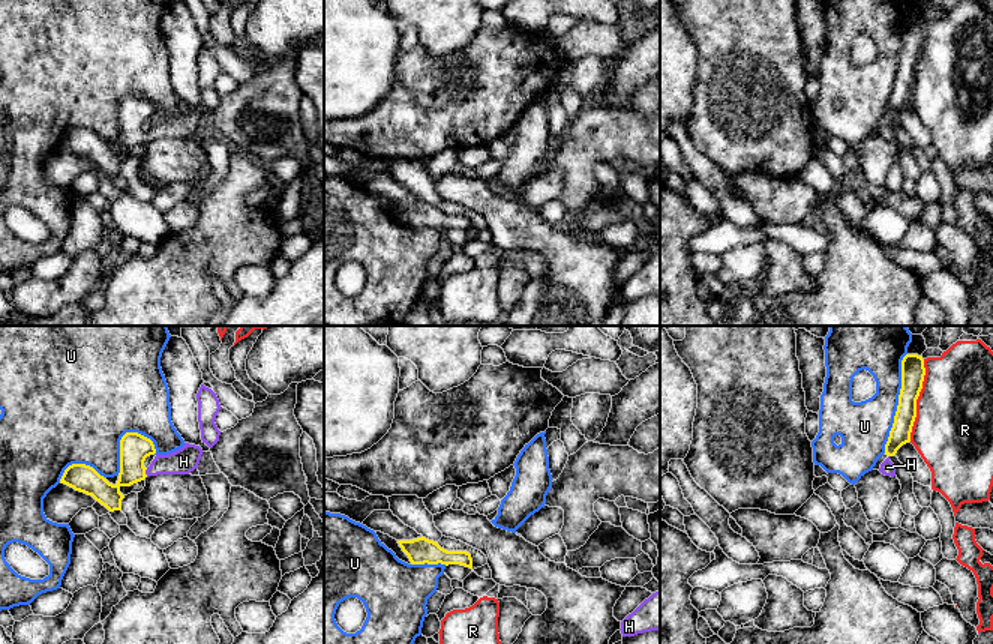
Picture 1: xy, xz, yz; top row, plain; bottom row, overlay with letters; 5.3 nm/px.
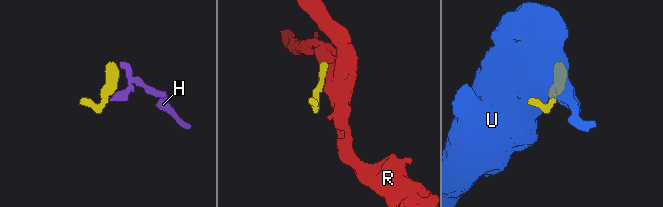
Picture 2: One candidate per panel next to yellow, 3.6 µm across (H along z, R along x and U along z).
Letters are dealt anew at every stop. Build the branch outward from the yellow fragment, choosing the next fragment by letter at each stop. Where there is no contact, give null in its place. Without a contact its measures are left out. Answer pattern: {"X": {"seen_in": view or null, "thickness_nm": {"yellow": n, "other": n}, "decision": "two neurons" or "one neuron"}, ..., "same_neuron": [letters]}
{"H": {"seen_in": "xy", "thickness_nm": {"yellow": 160, "other": 140}, "decision": "one neuron"}, "R": {"seen_in": "yz", "thickness_nm": {"yellow": 130, "other": 420}, "decision": "two neurons"}, "U": {"seen_in": "yz", "thickness_nm": {"yellow": 130, "other": 280}, "decision": "two neurons"}, "same_neuron": ["H"]}

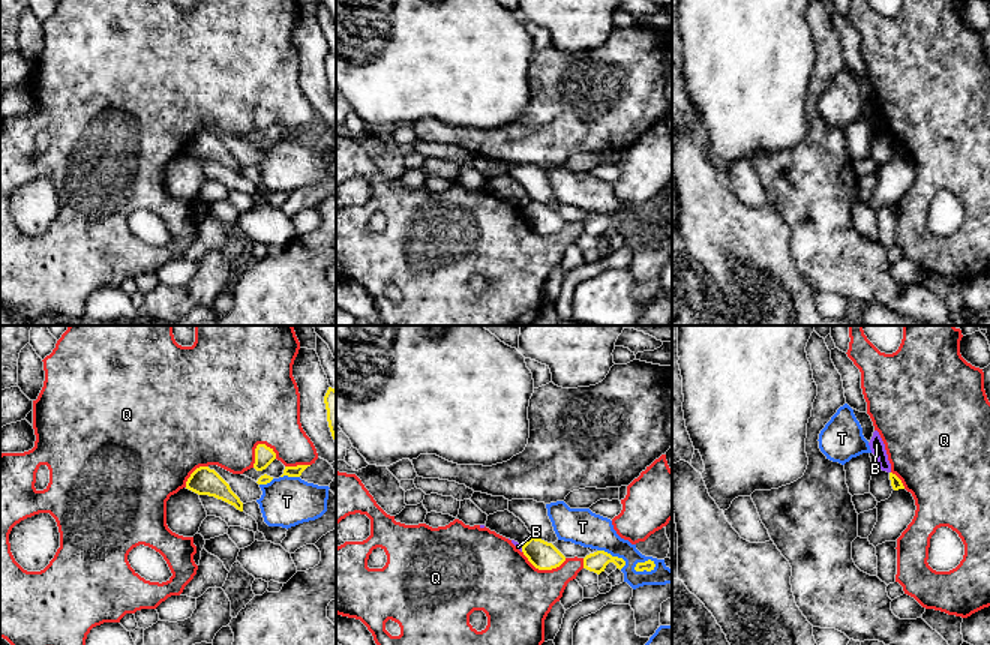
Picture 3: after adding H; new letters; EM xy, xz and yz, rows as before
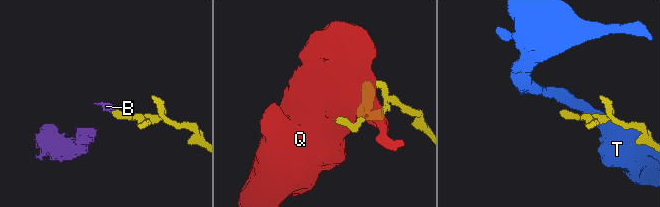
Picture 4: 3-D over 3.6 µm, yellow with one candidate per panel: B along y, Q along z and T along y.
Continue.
{"B": {"seen_in": "xz", "thickness_nm": {"yellow": 150, "other": 30}, "decision": "two neurons"}, "Q": {"seen_in": "xz", "thickness_nm": {"yellow": 150, "other": 380}, "decision": "two neurons"}, "T": {"seen_in": "xz", "thickness_nm": {"yellow": 60, "other": 120}, "decision": "two neurons"}, "same_neuron": []}

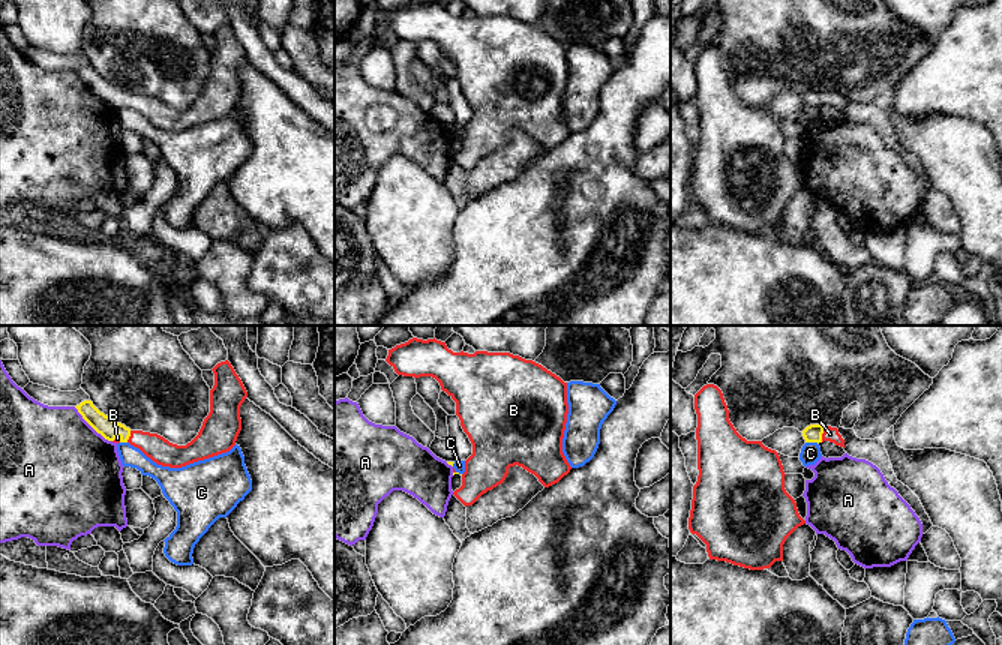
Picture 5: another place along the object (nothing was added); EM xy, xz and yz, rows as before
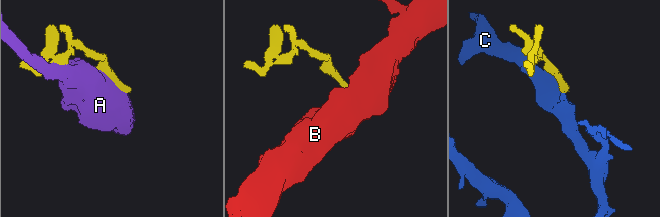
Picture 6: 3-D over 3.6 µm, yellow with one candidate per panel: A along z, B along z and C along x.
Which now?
{"A": {"seen_in": "xy", "thickness_nm": {"yellow": 110, "other": 500}, "decision": "two neurons"}, "B": {"seen_in": "yz", "thickness_nm": {"yellow": 100, "other": 80}, "decision": "one neuron"}, "C": {"seen_in": "yz", "thickness_nm": {"yellow": 100, "other": 110}, "decision": "two neurons"}, "same_neuron": ["B"]}

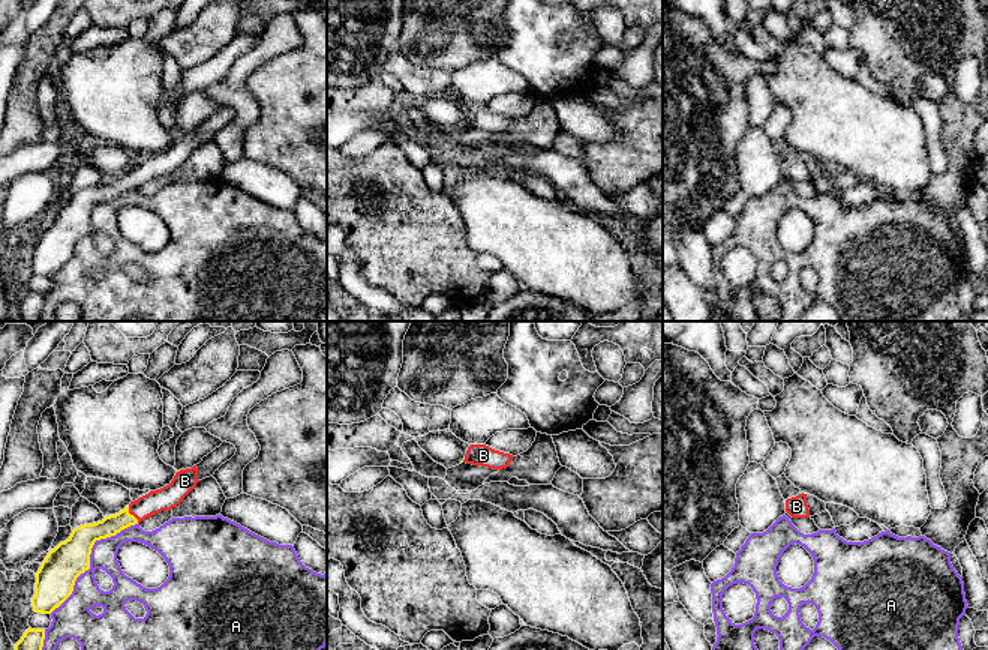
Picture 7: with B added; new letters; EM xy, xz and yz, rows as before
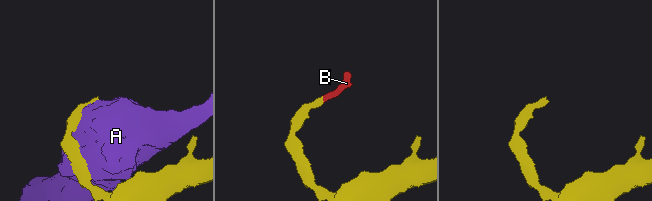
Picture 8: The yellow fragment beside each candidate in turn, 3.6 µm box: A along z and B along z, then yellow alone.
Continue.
{"A": {"seen_in": "xy", "thickness_nm": {"yellow": 200, "other": 150}, "decision": "two neurons"}, "B": {"seen_in": "xy", "thickness_nm": {"yellow": 110, "other": 120}, "decision": "one neuron"}, "same_neuron": ["B"]}

